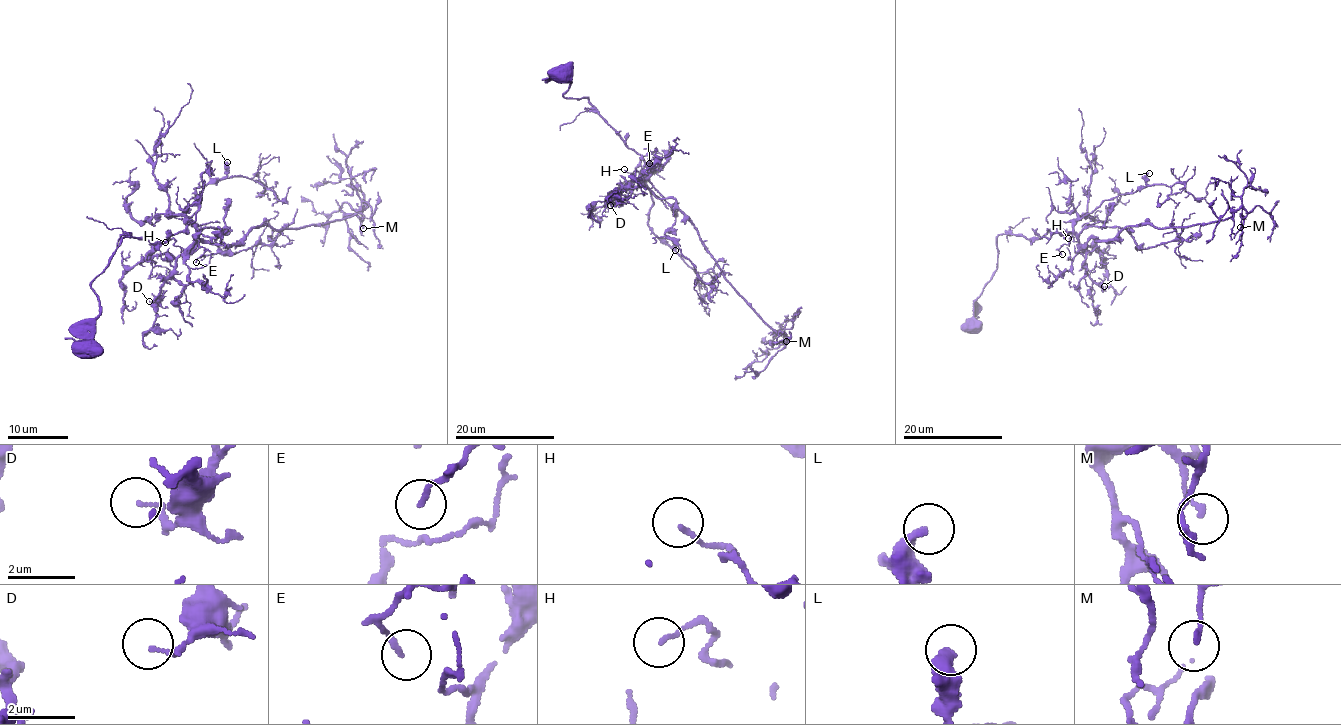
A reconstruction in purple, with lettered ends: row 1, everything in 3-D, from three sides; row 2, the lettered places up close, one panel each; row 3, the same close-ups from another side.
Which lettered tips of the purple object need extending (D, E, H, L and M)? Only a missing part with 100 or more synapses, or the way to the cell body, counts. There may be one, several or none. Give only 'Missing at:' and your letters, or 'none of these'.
Missing at: none of these

